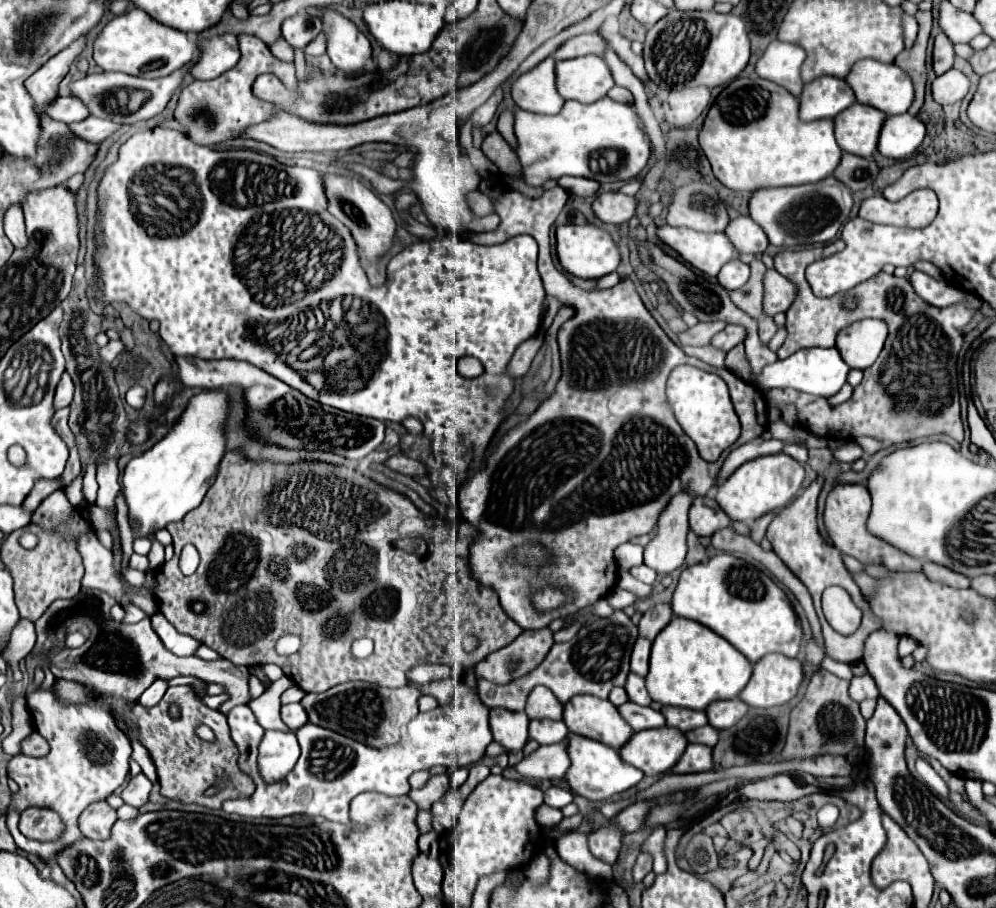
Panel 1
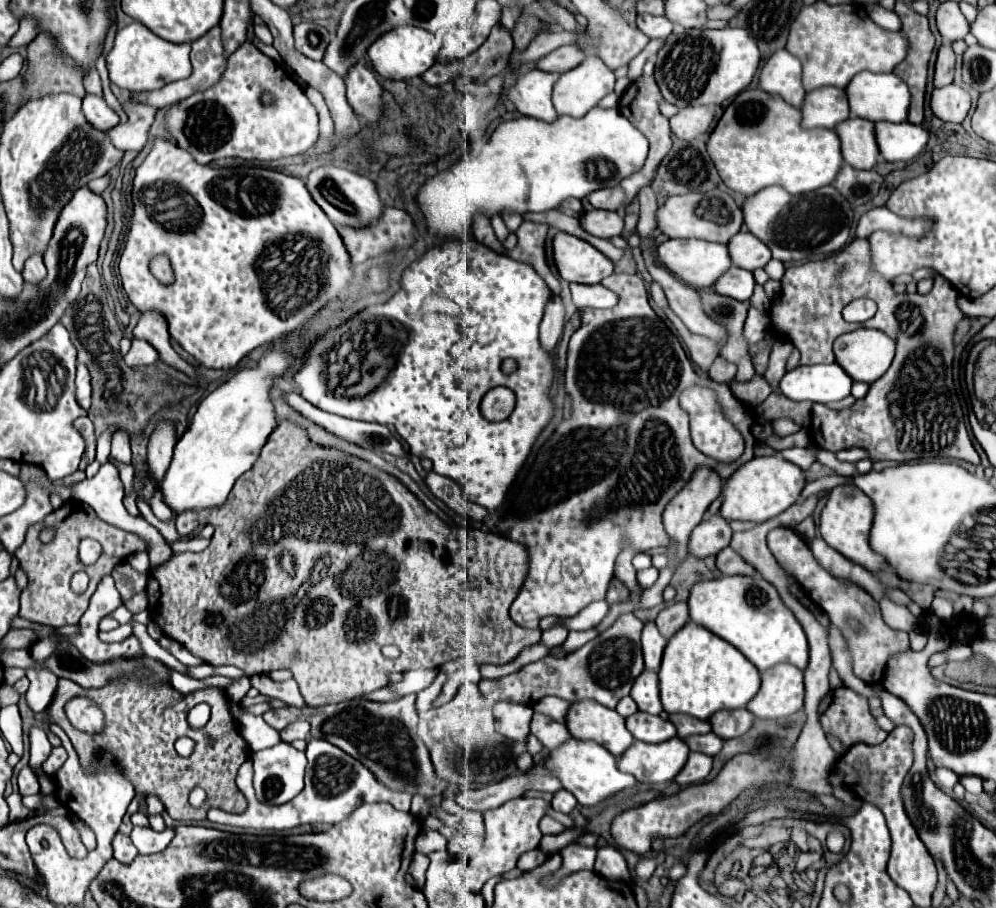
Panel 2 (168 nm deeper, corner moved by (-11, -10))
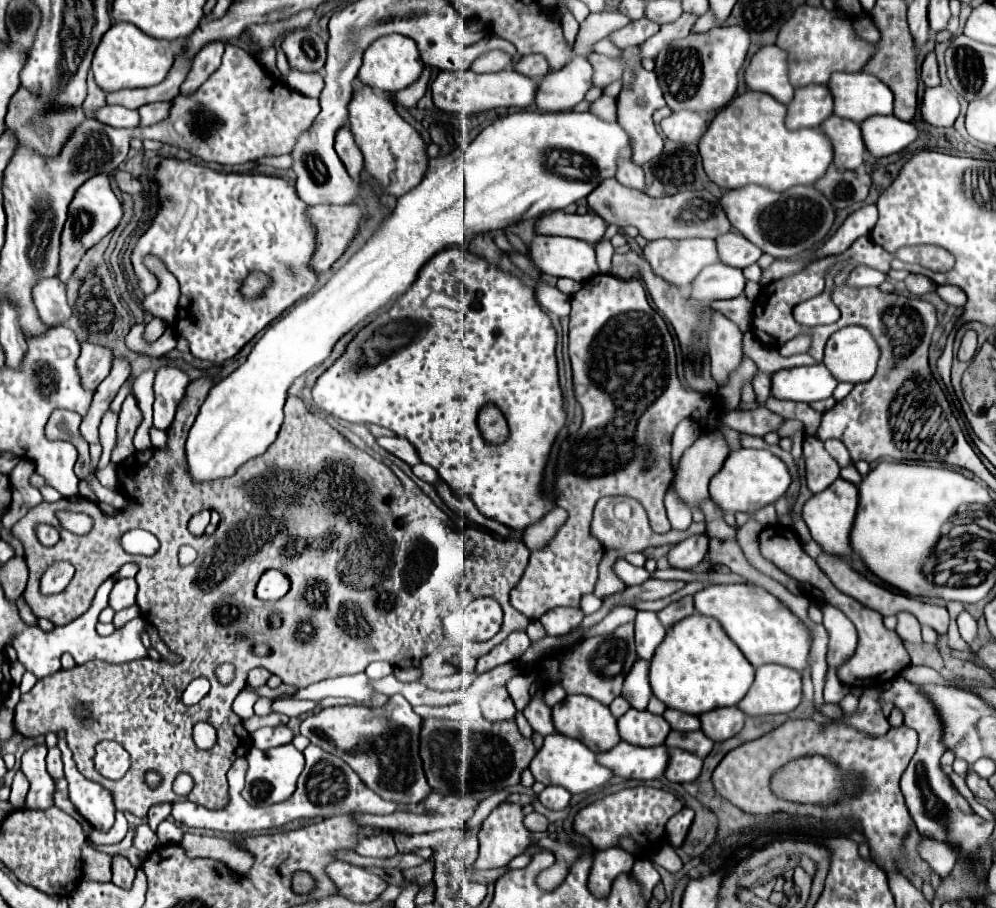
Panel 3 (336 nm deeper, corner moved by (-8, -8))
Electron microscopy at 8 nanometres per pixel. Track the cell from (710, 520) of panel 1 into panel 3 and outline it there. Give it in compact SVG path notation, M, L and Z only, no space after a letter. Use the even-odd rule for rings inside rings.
M708 533L702 535L690 535L688 539L676 543L670 553L668 553L668 561L672 567L680 567L680 569L690 569L694 565L698 565L704 555L708 553L710 547L710 537Z

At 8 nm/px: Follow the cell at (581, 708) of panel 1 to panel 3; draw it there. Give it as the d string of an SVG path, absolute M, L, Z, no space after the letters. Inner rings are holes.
M568 695L564 701L560 701L558 705L552 707L552 721L556 731L570 735L578 741L584 741L586 737L586 745L594 751L594 753L602 753L602 751L610 751L614 745L618 745L620 733L616 727L616 719L610 713L610 709L606 705L602 705L600 701L586 697L586 695Z

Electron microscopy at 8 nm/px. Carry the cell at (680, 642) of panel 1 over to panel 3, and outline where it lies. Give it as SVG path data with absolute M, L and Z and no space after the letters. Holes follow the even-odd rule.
M690 615L672 625L650 663L650 685L654 695L670 709L700 715L710 709L738 705L754 681L754 667L716 619Z

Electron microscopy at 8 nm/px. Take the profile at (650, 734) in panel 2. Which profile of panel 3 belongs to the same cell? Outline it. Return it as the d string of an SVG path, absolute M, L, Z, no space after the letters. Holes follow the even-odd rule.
M630 709L618 719L618 731L620 737L628 743L640 747L654 747L654 745L664 745L670 733L670 725L662 715Z

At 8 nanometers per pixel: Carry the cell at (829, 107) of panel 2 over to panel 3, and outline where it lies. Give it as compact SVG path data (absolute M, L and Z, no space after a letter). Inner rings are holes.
M806 85L796 89L794 99L788 105L786 127L820 127L826 117L834 113L834 97L826 85Z

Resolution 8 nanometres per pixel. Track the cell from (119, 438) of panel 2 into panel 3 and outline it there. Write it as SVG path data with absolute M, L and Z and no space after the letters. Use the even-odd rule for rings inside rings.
M106 411L102 417L102 425L100 425L102 455L97 469L103 469L111 461L112 449L116 447L116 419L118 419L118 415L114 415L110 411Z

